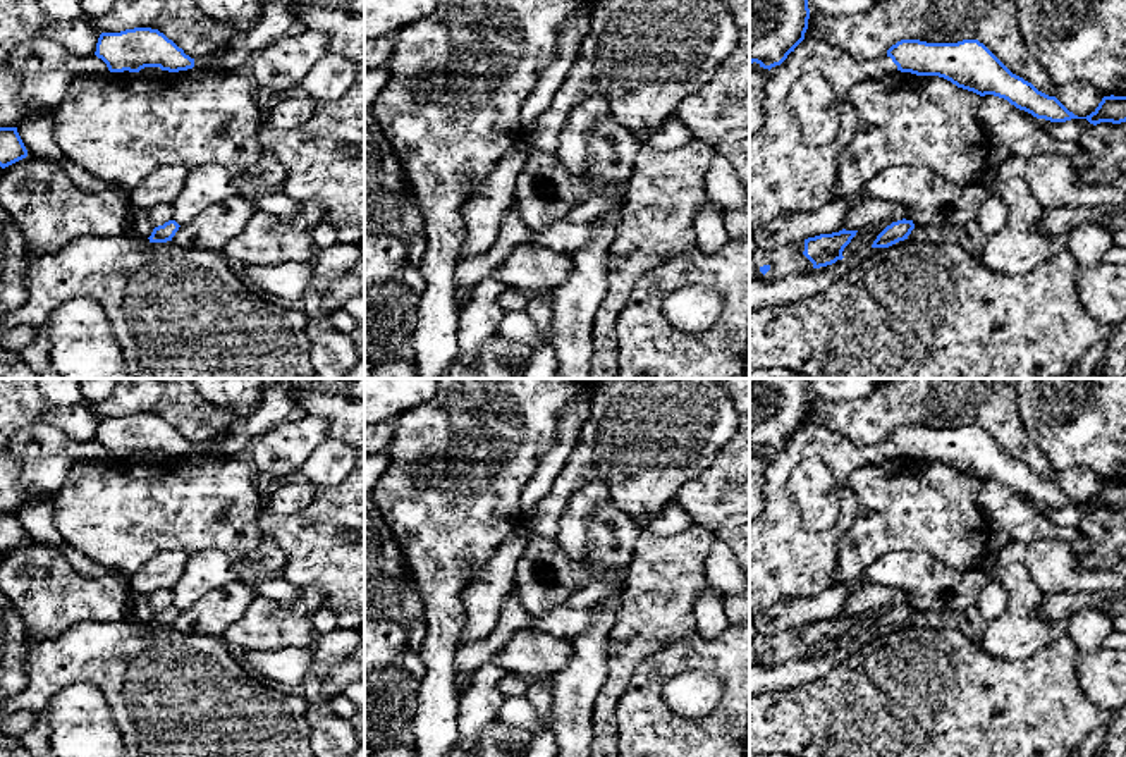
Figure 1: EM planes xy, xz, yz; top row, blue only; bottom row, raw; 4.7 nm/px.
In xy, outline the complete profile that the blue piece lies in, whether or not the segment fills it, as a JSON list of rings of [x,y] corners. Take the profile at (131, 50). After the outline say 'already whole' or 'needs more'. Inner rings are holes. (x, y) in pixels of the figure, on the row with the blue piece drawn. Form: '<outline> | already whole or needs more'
[[[151,28],[101,33],[95,55],[107,64],[110,72],[139,72],[144,67],[179,72],[194,67],[194,58]]] | already whole

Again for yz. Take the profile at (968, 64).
[[[901,40],[887,50],[887,57],[892,58],[901,72],[944,77],[958,88],[980,96],[994,95],[1004,98],[1037,119],[1050,122],[1086,119],[1093,126],[1100,122],[1126,122],[1126,96],[1104,96],[1090,115],[1078,117],[1056,96],[1038,91],[1031,83],[1013,74],[978,40],[963,40],[958,43]]] | already whole

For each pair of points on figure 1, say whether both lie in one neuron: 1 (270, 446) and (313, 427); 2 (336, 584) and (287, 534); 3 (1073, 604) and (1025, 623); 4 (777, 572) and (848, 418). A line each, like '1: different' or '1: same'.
1: same
2: same
3: different
4: different

